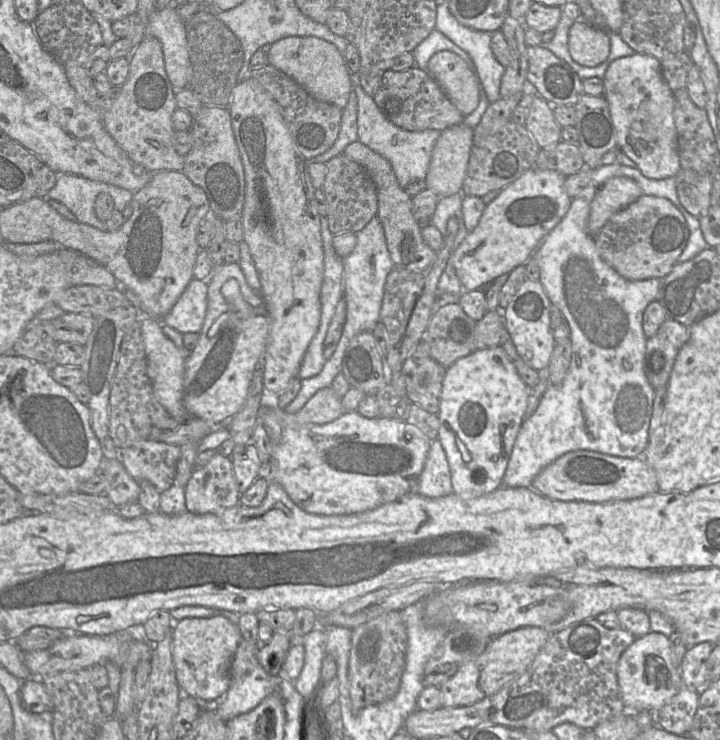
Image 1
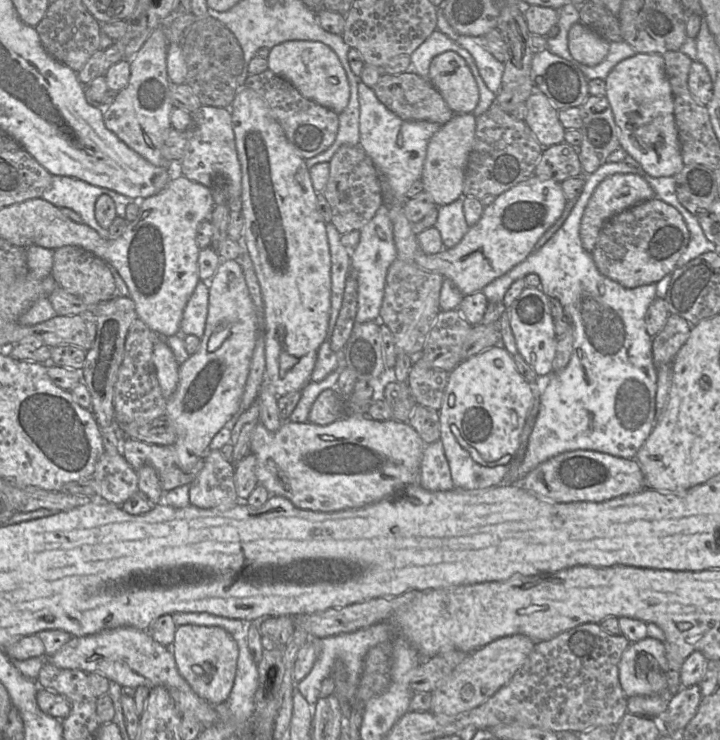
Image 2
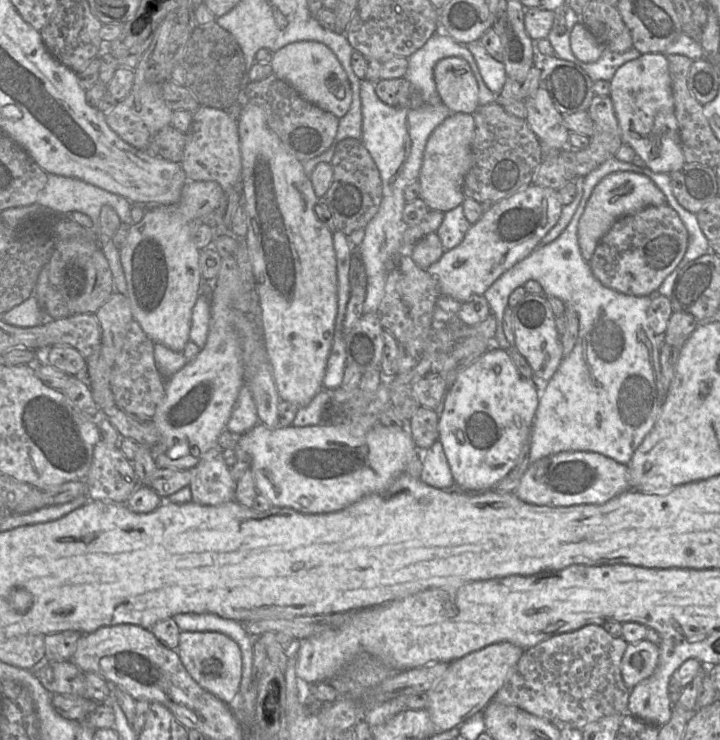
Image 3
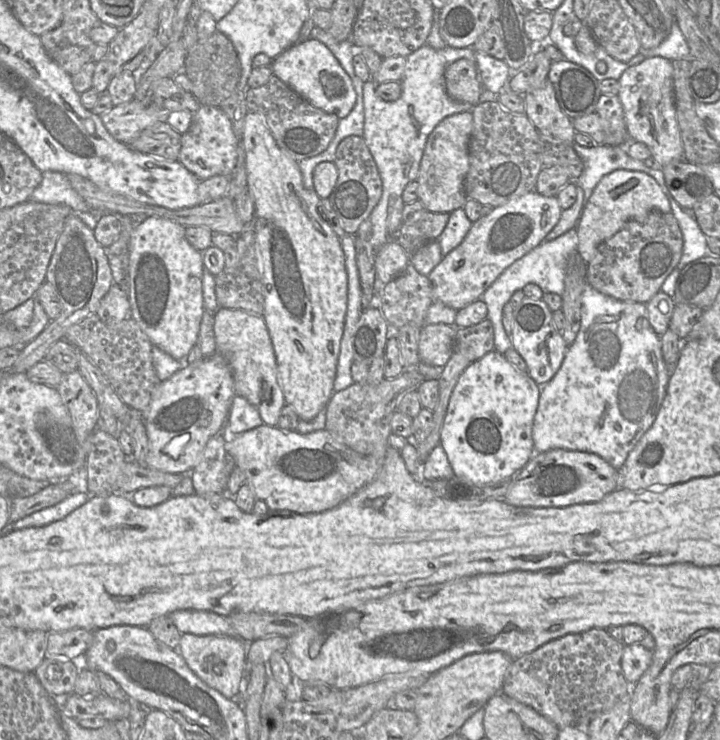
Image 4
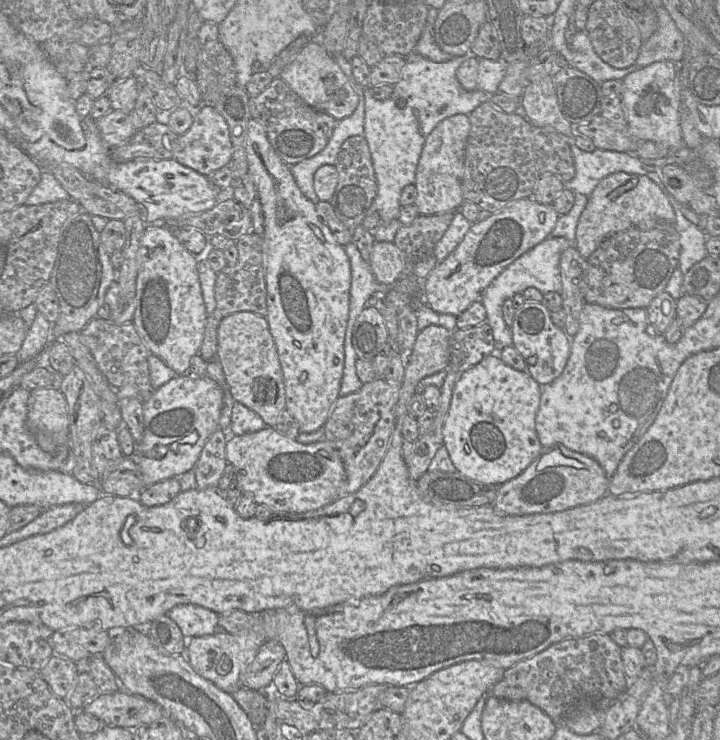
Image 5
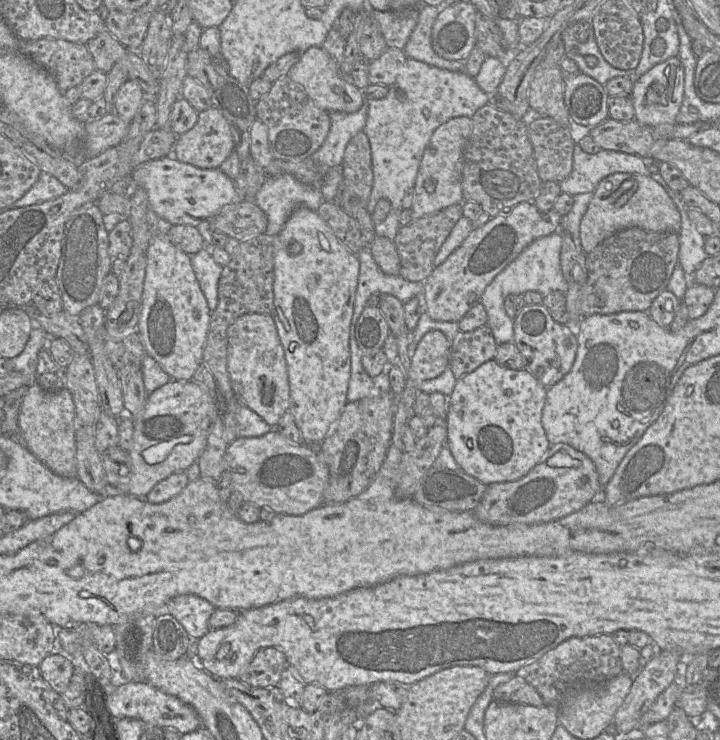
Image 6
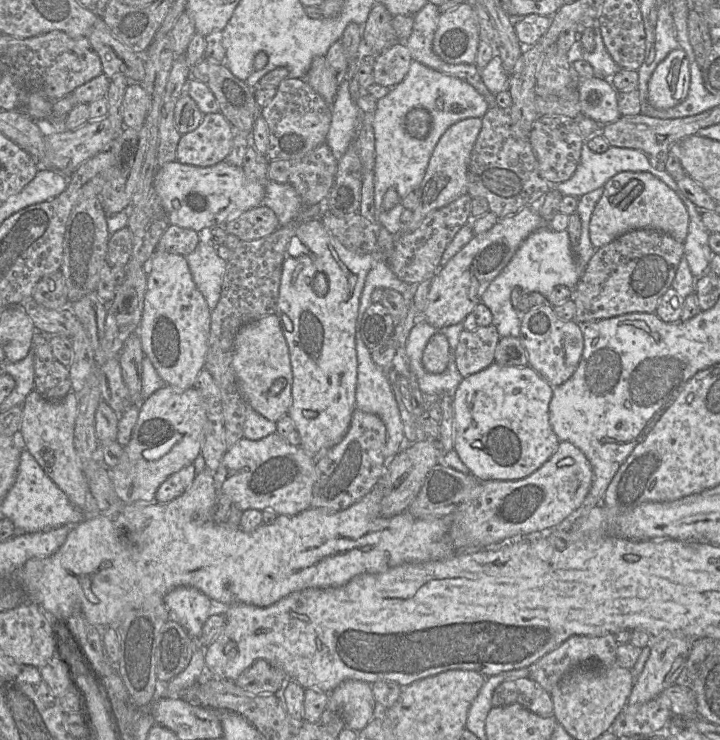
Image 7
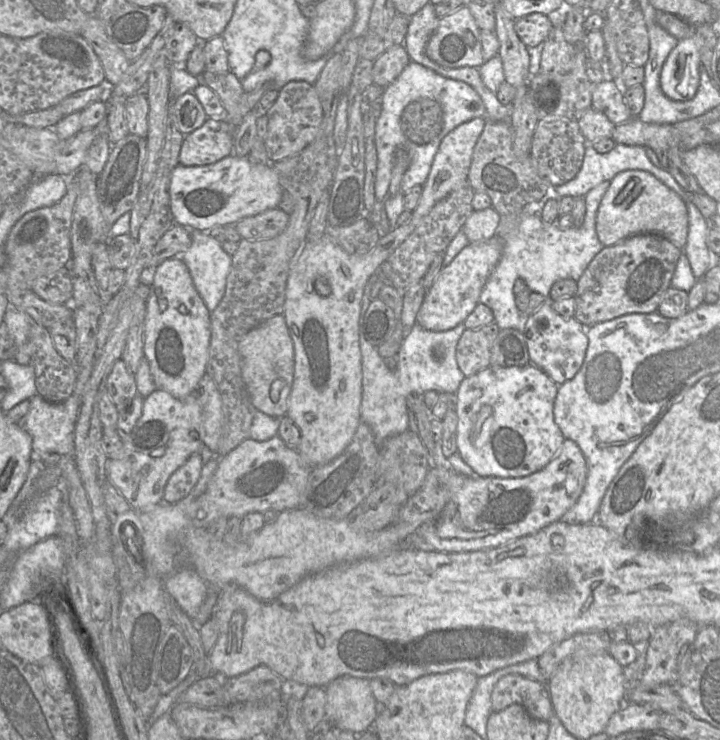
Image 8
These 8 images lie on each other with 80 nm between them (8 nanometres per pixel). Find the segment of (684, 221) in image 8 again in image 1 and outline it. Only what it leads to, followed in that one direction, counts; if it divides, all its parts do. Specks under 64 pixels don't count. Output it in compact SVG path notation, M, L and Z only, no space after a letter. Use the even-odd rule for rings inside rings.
M613 177L596 193L590 205L587 231L595 237L606 221L643 193L638 184L628 177Z

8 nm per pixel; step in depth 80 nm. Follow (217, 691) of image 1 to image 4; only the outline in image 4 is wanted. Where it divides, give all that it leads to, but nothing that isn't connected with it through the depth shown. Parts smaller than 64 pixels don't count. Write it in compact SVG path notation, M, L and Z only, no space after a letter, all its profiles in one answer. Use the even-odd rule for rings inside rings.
M182 634L177 650L197 677L209 687L231 699L239 692L241 679L246 674L248 643L251 642L228 636Z

